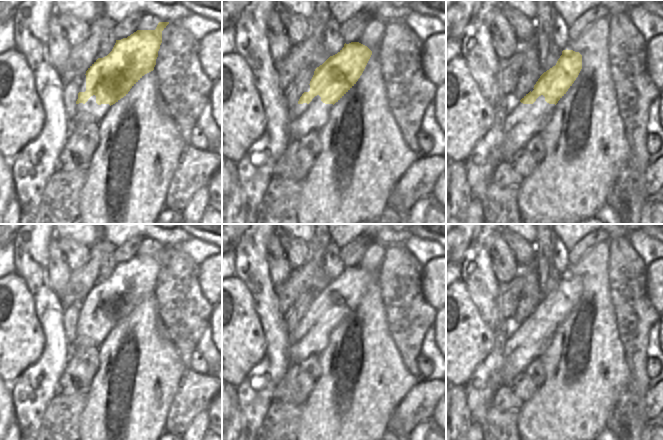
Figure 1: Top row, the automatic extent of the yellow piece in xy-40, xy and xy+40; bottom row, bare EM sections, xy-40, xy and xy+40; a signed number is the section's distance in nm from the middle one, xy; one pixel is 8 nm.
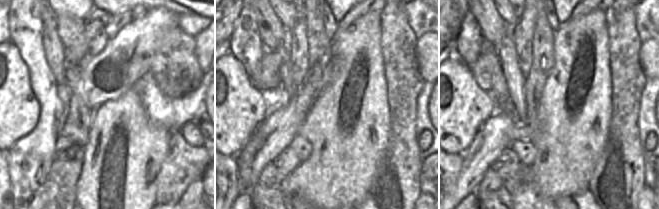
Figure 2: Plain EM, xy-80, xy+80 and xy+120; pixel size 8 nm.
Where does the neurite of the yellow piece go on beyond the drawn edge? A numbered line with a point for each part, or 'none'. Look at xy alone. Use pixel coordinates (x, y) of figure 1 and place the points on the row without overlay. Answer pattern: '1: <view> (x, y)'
none

